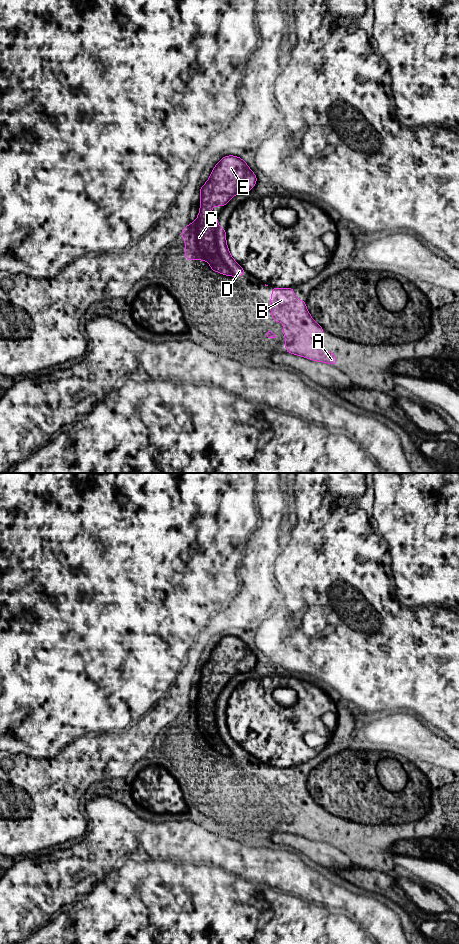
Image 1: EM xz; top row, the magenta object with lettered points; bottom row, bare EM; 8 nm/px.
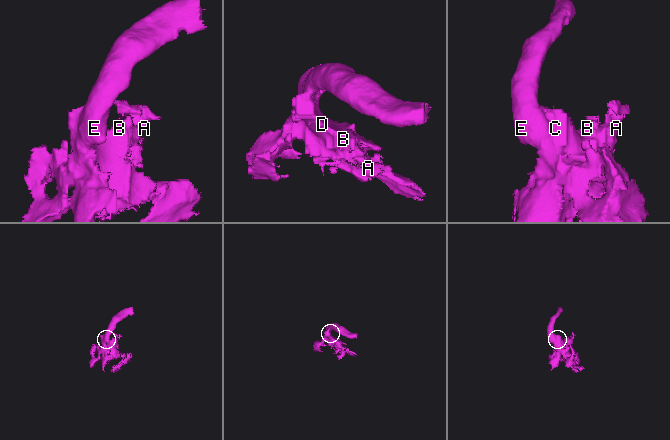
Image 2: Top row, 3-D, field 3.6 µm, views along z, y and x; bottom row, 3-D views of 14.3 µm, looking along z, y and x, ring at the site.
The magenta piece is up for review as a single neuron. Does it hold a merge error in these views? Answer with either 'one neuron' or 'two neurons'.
one neuron

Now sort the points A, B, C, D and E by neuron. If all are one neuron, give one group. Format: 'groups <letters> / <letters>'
groups A B C D E

